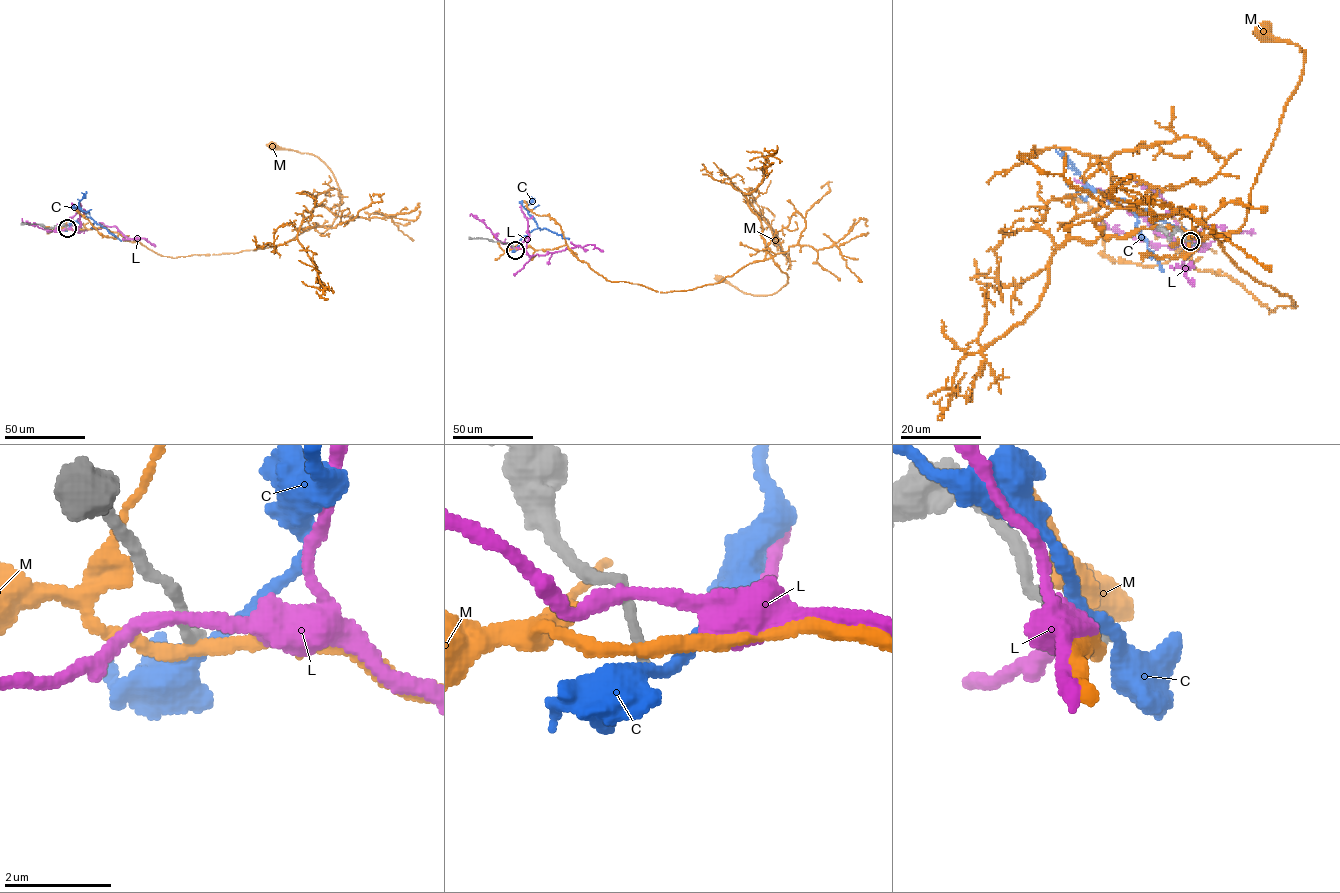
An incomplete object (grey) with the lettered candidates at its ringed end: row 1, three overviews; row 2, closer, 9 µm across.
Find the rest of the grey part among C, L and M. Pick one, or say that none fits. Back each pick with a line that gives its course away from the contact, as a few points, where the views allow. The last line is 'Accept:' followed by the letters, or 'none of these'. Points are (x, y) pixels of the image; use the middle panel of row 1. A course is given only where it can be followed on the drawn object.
Accept: none of these

